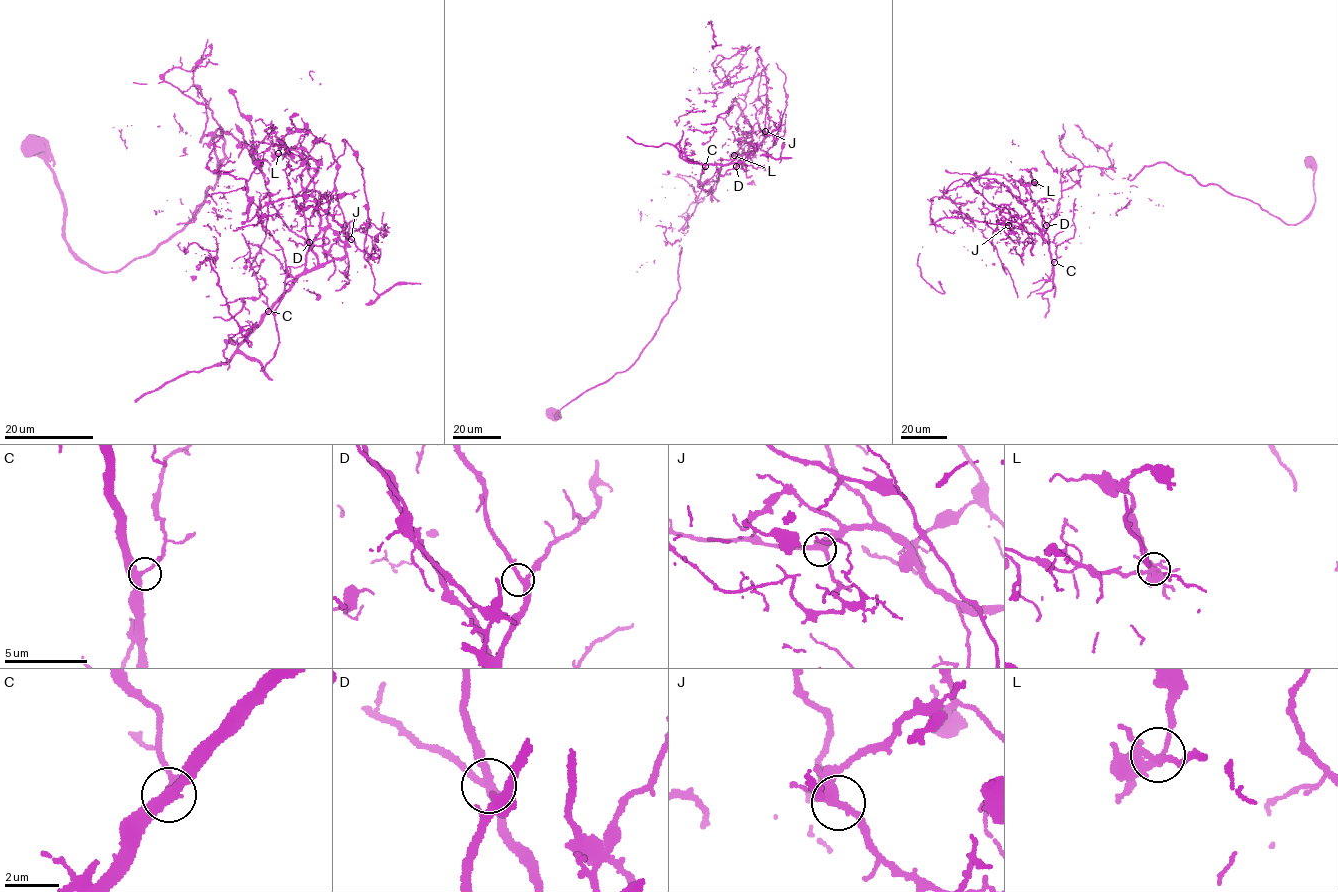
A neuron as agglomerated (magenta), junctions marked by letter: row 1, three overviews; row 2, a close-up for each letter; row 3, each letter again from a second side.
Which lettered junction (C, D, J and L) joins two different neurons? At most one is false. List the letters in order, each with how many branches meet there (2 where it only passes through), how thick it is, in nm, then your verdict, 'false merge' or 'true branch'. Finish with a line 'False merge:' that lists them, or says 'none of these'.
C: branches 4; calibre 320 nm; true branch
D: branches 3; calibre 280 nm; true branch
J: branches 4; calibre 380 nm; true branch
L: branches 5; calibre 280 nm; false merge
False merge: L

